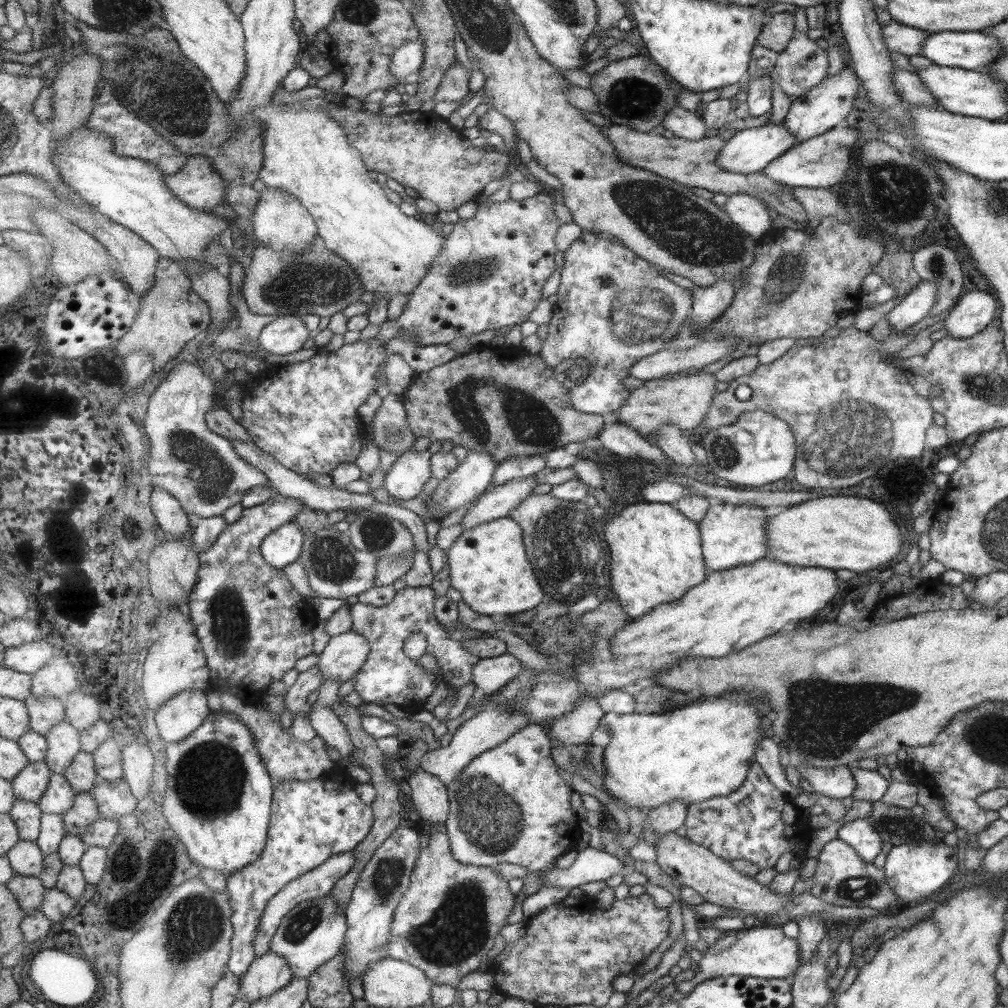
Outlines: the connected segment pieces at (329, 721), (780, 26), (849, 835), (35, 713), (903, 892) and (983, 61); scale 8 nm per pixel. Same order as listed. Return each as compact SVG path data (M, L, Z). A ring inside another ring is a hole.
M315 702L310 712L310 724L326 744L336 748L341 756L348 757L355 752L354 742L351 742L351 735L348 728L343 724L339 715L332 707L323 706Z
M787 11L773 13L767 19L767 22L762 26L757 44L779 53L786 47L795 31L794 15Z
M855 818L845 822L837 830L837 839L849 845L865 861L871 862L879 854L882 842L867 818Z
M32 694L25 702L29 709L32 730L41 736L47 736L54 726L61 724L68 718L65 700Z
M941 841L935 846L927 842L915 846L911 844L892 846L882 868L889 880L889 886L894 890L895 903L902 905L922 897L933 897L951 879L957 869L955 851L955 847L945 846Z
M933 32L922 44L920 54L932 64L965 70L985 70L1002 54L1002 44L981 32Z

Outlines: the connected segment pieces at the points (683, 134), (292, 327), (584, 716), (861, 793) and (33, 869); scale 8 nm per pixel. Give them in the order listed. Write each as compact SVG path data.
M678 105L666 112L661 125L683 140L699 140L705 137L707 132L707 127L701 118Z
M284 315L262 330L260 346L271 354L291 354L303 349L309 328L298 315Z
M583 695L572 711L554 720L554 738L551 740L571 746L589 741L593 732L604 726L605 715L599 698Z
M855 764L848 767L849 772L852 772L853 779L856 780L856 788L853 789L851 798L856 800L864 800L870 802L880 801L885 795L889 780L886 780L873 770L862 770Z
M22 839L16 847L11 849L7 857L11 861L16 874L40 877L47 856L43 853L37 841Z

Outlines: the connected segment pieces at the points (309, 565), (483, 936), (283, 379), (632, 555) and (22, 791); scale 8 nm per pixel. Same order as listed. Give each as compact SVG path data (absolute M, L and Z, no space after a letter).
M332 526L316 531L313 539L307 538L299 560L307 571L309 584L316 596L345 601L349 596L358 597L376 586L378 556L368 550L359 550L348 532L337 531Z
M441 823L432 826L430 843L420 852L412 883L405 892L390 928L390 943L386 946L386 956L405 961L423 970L433 984L448 984L458 988L458 984L469 973L479 970L481 960L495 948L501 930L507 926L509 916L515 910L515 894L494 867L463 864L456 859L451 849L447 828Z
M365 340L355 344L345 344L335 352L316 352L307 361L285 365L281 370L270 371L269 375L257 387L242 393L242 419L239 420L251 438L261 450L272 454L279 463L299 474L325 473L330 475L340 464L349 464L357 460L363 448L366 423L359 417L359 408L369 400L377 390L377 376L381 366L388 362L388 342Z
M655 502L635 503L626 506L606 524L606 539L611 548L611 583L621 607L632 618L639 618L652 608L679 600L690 588L707 578L699 525L669 504Z
M46 762L30 763L12 782L16 799L40 804L49 789L52 774Z

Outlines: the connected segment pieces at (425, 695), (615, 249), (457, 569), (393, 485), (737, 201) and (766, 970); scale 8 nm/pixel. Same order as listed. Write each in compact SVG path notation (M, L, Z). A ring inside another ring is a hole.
M405 586L398 590L394 601L387 606L376 607L359 602L351 606L353 629L367 637L372 646L363 668L355 676L355 691L364 702L395 704L407 710L422 709L437 690L445 691L447 698L450 694L456 696L461 686L474 683L474 670L482 658L475 656L445 630L436 615L437 599L431 586ZM413 632L427 637L427 652L438 662L438 673L425 670L419 666L417 659L407 656L404 646Z
M583 231L565 251L562 280L558 288L554 316L548 324L548 336L539 353L551 367L559 366L565 360L583 358L592 365L584 381L572 385L572 403L577 412L599 414L611 418L621 410L632 395L625 386L625 380L632 374L632 366L645 356L669 349L669 343L680 334L679 327L692 321L692 292L684 290L659 276L657 268L636 255L625 245L611 242L592 231Z
M503 517L465 529L452 543L448 550L452 586L461 592L463 601L474 612L493 619L511 617L543 602L545 592L527 558L523 540L524 528L513 518Z
M411 449L402 453L392 466L385 487L392 498L411 500L423 496L423 488L433 476L431 452Z
M735 193L727 198L723 207L733 224L756 240L771 229L767 208L758 198Z
M751 927L721 933L715 943L707 945L705 953L694 955L699 969L689 983L699 984L707 978L727 975L787 979L799 970L800 952L797 939L783 935L781 927Z

